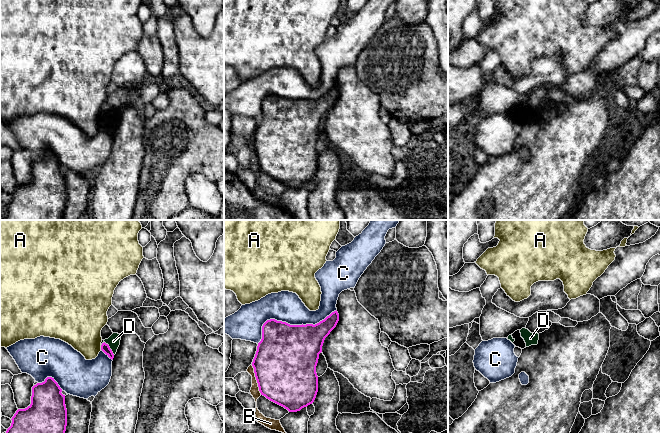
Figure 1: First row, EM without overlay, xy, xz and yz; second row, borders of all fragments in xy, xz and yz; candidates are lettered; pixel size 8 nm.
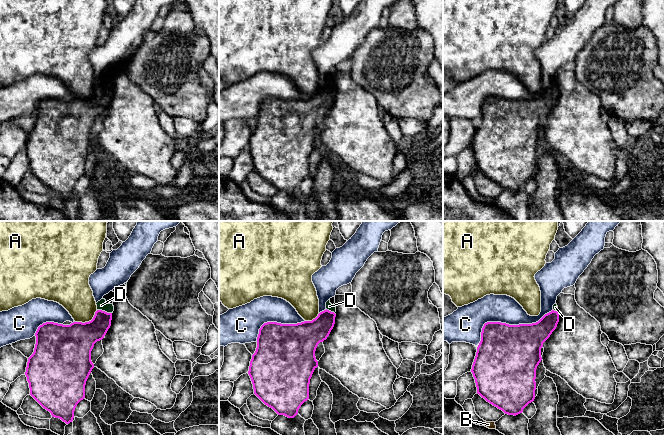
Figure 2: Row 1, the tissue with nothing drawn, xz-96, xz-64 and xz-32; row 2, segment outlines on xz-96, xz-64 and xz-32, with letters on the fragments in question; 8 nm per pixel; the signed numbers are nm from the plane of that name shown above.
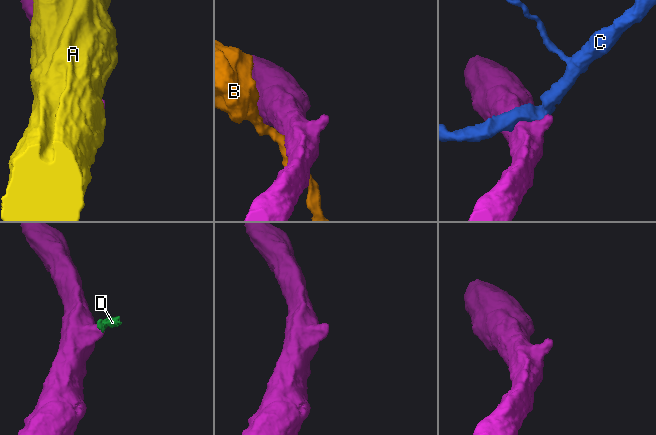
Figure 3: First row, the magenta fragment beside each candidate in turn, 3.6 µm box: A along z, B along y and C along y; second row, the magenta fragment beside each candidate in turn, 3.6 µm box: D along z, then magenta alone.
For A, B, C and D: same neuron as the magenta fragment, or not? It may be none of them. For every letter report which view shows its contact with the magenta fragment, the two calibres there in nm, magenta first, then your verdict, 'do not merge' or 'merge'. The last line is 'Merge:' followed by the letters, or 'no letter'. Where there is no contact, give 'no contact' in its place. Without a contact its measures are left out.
A: contact in xy; calibres 70 and 340 nm; do not merge
B: contact in xz; calibres 500 and 70 nm; do not merge
C: contact in xz; calibres 500 and 240 nm; do not merge
D: contact in xy; calibres 70 and 100 nm; merge
Merge: D

